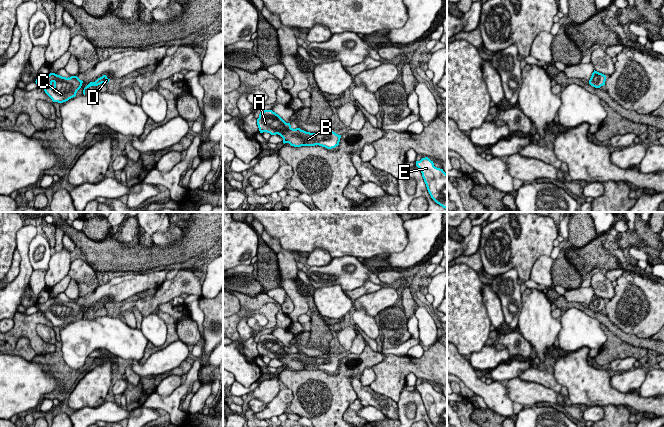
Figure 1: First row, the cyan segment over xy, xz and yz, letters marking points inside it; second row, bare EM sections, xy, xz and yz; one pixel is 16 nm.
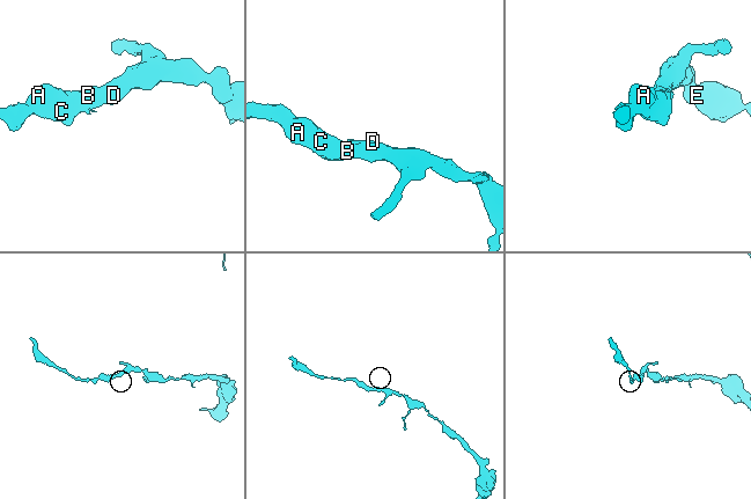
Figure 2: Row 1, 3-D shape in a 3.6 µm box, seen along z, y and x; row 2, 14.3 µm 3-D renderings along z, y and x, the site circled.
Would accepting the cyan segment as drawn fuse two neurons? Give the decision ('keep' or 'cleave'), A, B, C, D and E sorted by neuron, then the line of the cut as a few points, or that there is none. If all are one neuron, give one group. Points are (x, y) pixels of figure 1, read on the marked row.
keep; groups A B C D E; cut none

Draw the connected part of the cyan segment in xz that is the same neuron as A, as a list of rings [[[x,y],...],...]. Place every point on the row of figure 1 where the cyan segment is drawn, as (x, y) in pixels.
[[[272,110],[261,111],[257,119],[257,125],[260,133],[278,134],[283,138],[284,144],[289,143],[294,147],[319,145],[327,149],[332,149],[339,145],[341,138],[341,135],[330,130],[310,133],[300,128],[293,129],[290,123],[286,123]]]

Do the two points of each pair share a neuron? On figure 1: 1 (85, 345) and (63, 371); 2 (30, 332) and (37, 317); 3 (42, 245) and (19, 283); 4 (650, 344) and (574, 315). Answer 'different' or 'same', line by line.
1: different
2: same
3: different
4: different

